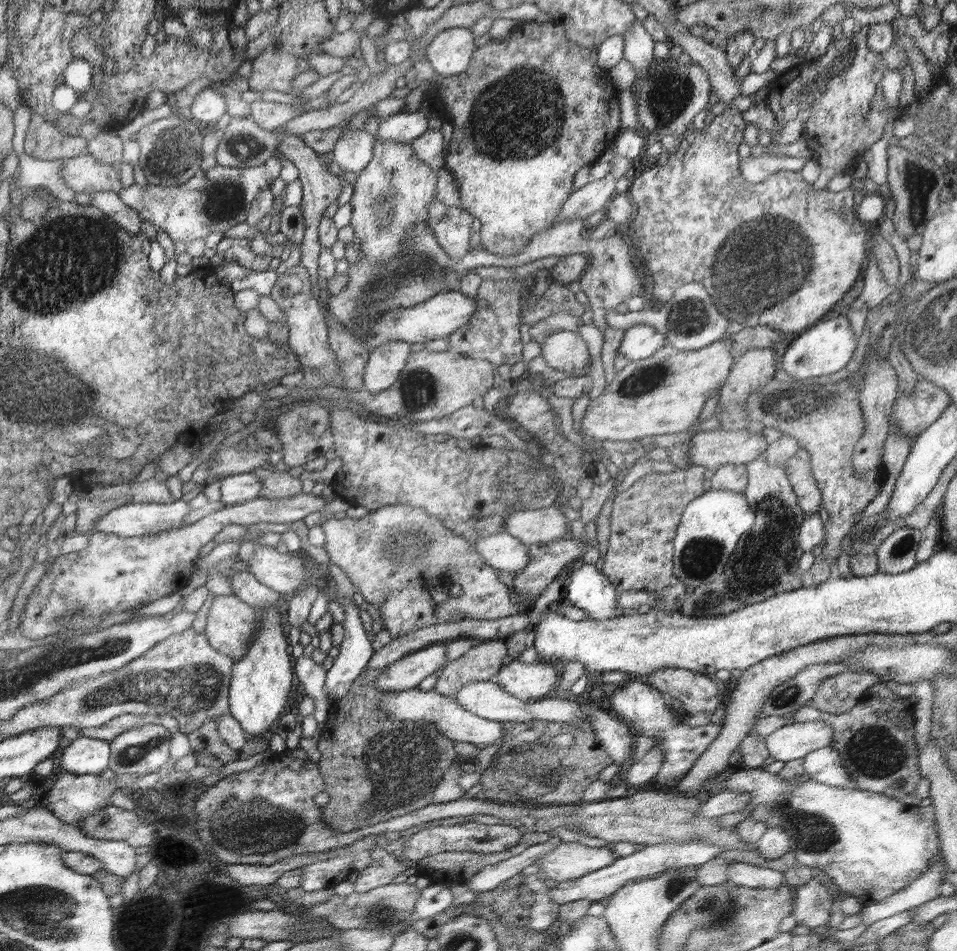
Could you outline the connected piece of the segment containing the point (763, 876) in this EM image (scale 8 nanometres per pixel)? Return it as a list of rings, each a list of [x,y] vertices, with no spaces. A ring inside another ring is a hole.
[[[732,863],[727,868],[729,881],[746,888],[780,888],[785,884],[783,873],[750,863]]]

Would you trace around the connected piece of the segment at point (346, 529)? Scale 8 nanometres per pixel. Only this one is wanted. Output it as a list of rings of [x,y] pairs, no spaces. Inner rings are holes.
[[[388,505],[359,519],[344,517],[326,519],[320,526],[325,532],[324,548],[332,562],[338,565],[358,587],[362,598],[382,606],[388,595],[403,590],[410,584],[412,589],[428,590],[428,578],[445,578],[448,590],[467,587],[468,617],[496,620],[517,615],[523,609],[510,601],[509,588],[500,581],[498,571],[476,554],[471,541],[457,535],[436,515],[427,513],[422,507],[410,505]],[[448,567],[459,575],[457,585],[444,572]]]

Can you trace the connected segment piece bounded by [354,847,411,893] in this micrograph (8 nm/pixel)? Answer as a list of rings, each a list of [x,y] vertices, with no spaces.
[[[374,847],[371,850],[371,858],[373,862],[360,871],[358,877],[354,880],[354,890],[358,893],[390,884],[396,876],[400,876],[404,872],[411,872],[406,870],[409,867],[406,866],[407,863],[403,859],[396,858],[383,847]]]

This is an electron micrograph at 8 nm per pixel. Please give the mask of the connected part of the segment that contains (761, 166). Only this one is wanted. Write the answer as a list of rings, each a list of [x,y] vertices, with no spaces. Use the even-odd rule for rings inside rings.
[[[761,154],[758,157],[739,157],[740,174],[749,183],[764,182],[769,176],[781,170],[800,172],[807,161],[816,158],[809,154],[807,157],[788,157],[778,154]]]

